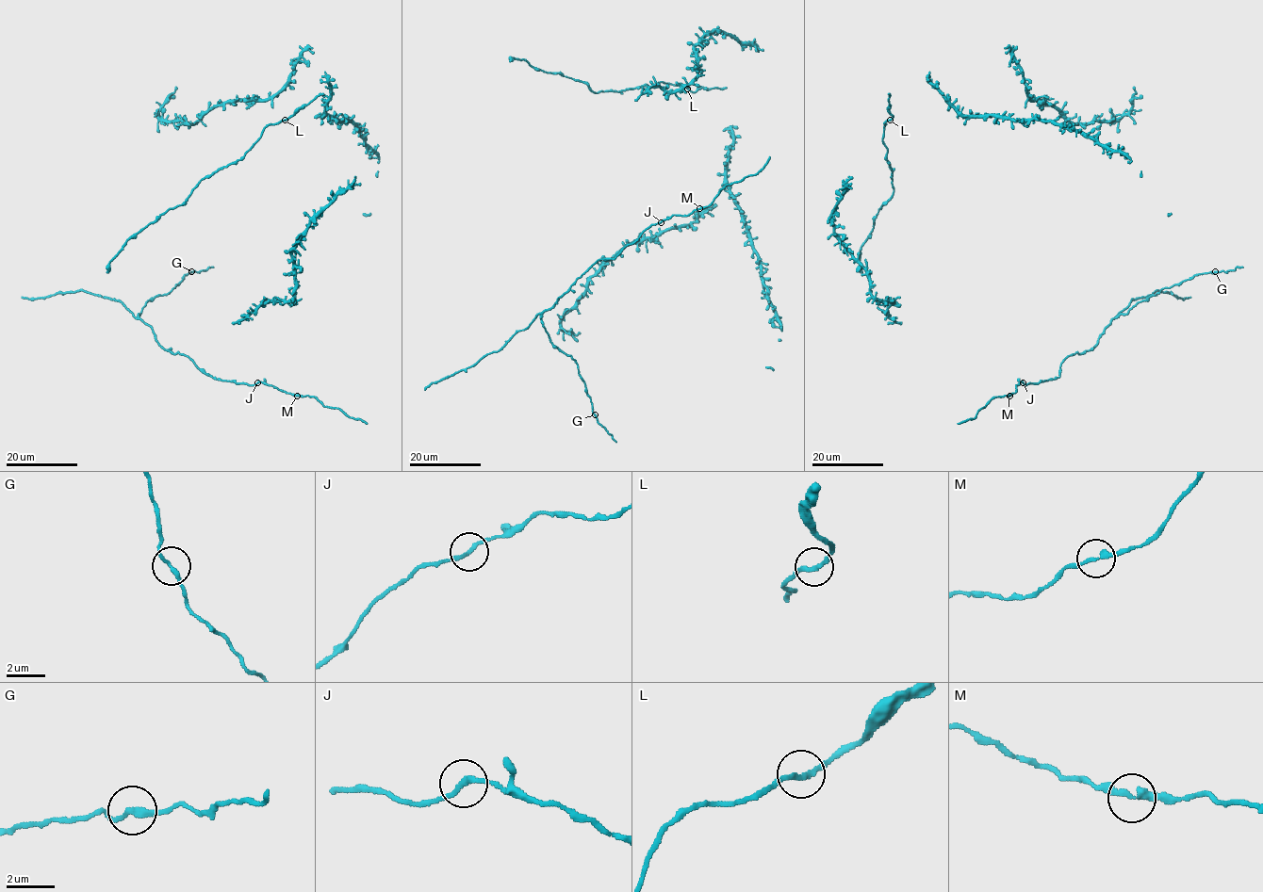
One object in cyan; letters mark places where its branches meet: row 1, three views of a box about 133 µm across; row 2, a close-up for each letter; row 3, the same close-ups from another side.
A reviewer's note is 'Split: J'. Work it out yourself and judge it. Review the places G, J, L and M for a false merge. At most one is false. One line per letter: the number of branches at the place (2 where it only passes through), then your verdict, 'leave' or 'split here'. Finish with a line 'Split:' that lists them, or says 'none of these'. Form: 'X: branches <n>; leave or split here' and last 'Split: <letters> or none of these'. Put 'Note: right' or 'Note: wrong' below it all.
G: branches 2; leave
J: branches 2; leave
L: branches 2; leave
M: branches 2; leave
Split: none of these
Note: wrong

